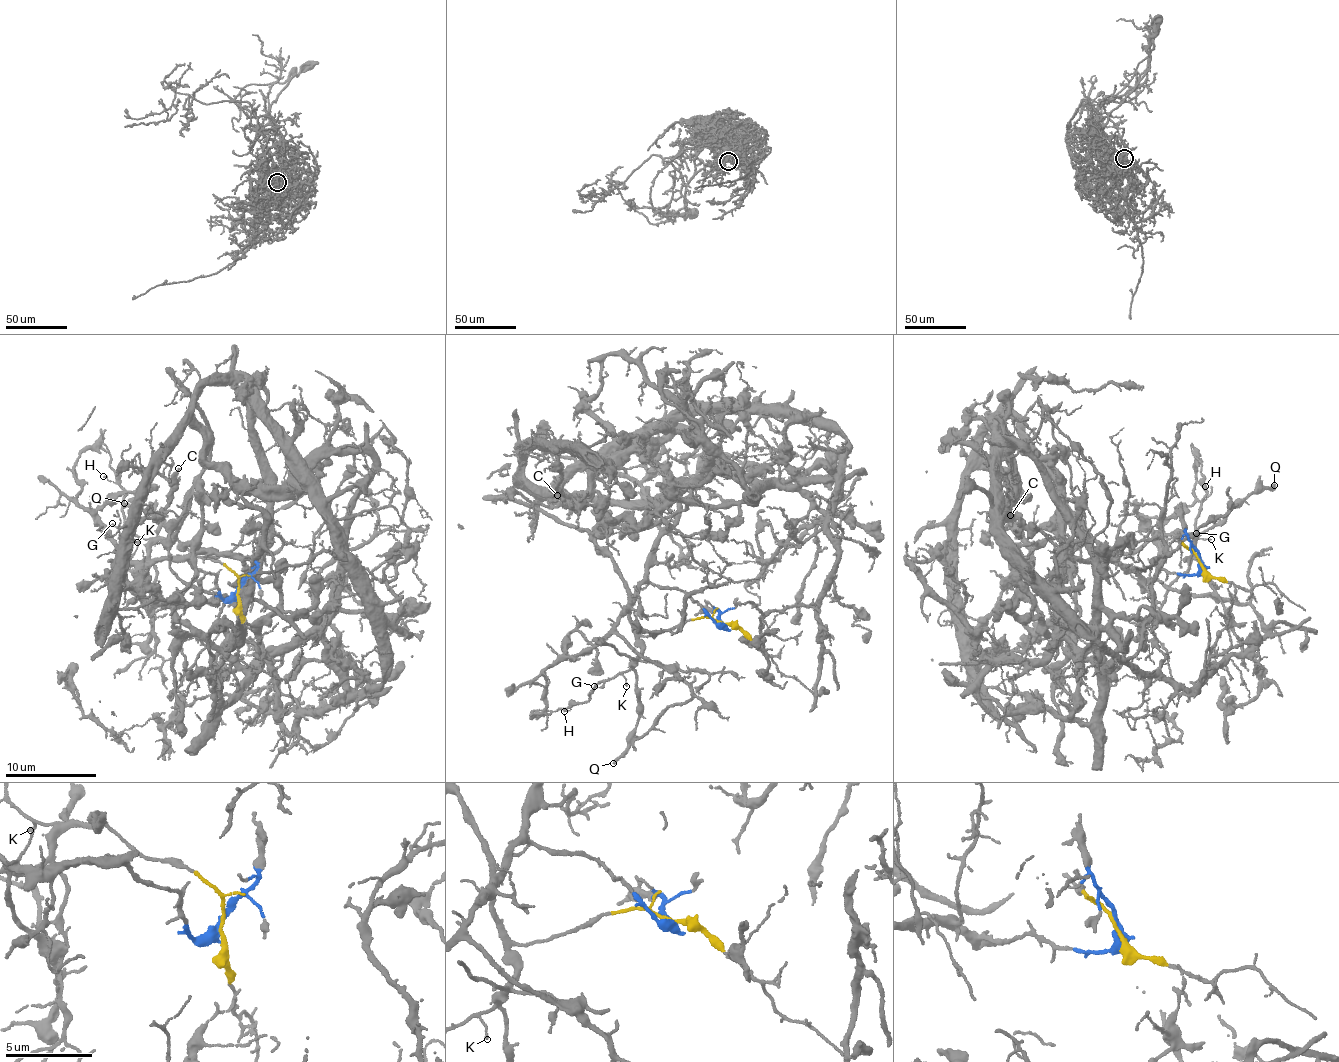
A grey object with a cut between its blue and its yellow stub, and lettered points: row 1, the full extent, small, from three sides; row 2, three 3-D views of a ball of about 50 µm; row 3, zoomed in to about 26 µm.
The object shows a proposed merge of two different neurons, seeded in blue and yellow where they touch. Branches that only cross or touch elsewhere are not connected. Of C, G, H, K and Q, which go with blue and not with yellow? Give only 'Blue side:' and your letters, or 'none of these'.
Blue side: C

